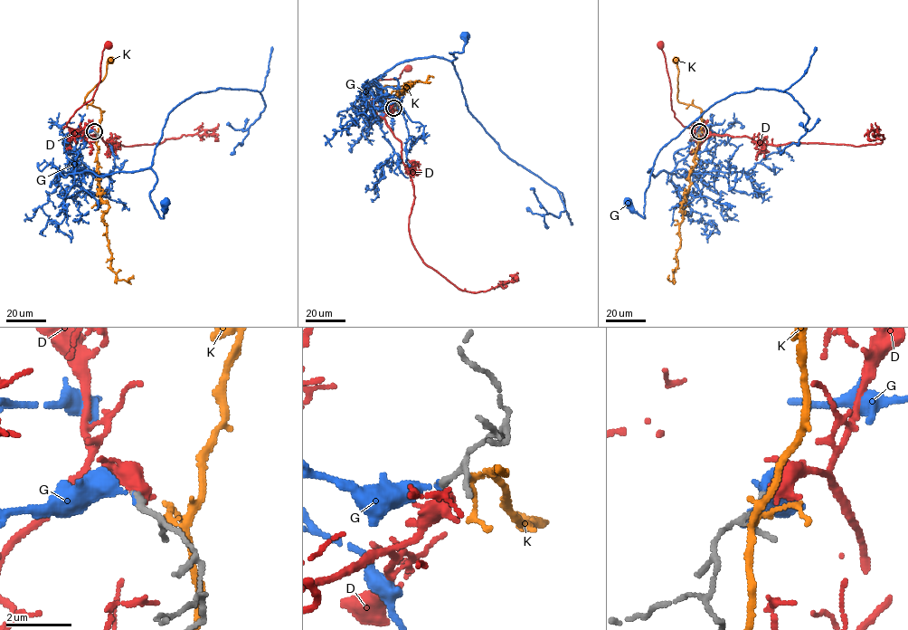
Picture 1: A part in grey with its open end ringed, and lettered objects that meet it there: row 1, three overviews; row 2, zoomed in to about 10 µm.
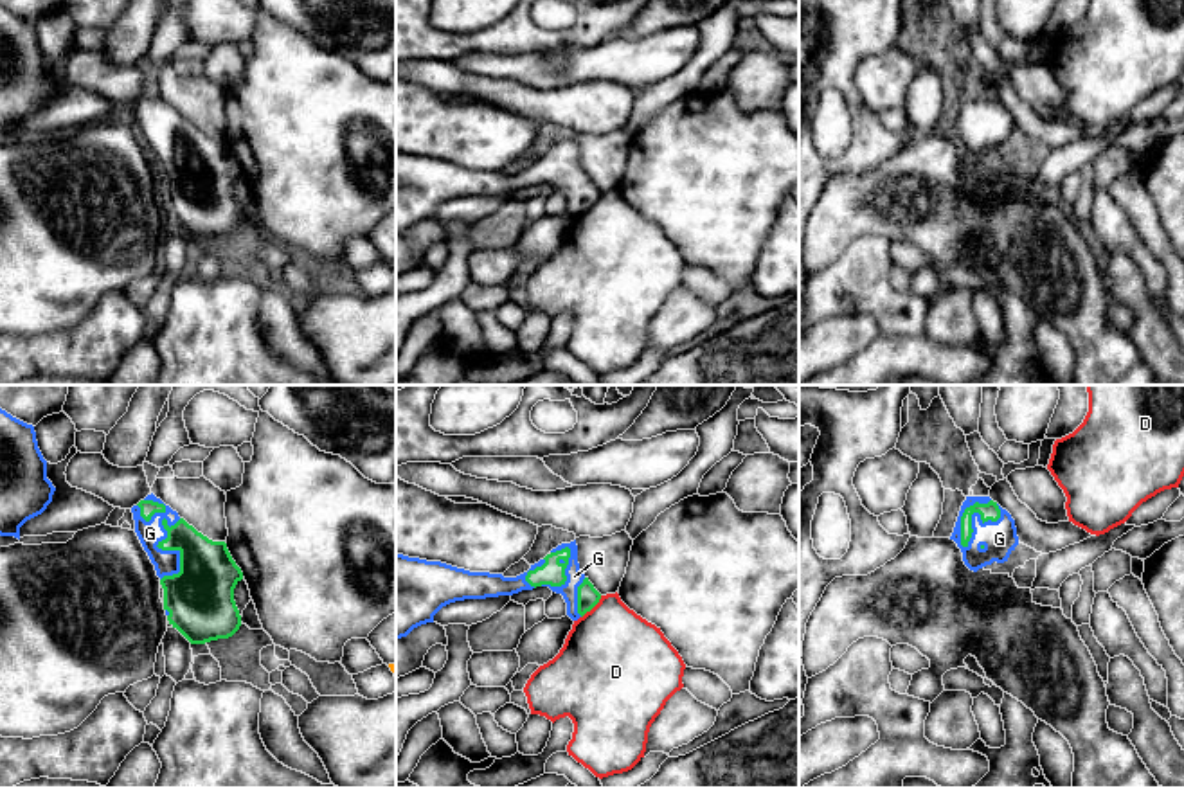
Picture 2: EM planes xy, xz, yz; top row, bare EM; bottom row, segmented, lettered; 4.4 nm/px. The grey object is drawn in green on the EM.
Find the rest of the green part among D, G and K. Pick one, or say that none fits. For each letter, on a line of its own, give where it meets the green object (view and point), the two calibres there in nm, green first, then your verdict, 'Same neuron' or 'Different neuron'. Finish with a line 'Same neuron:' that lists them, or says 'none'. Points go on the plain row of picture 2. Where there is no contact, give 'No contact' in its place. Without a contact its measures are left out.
D: Touches green at xz (592, 204). Thickness 100 nm (green) against 460 nm. Different neuron
G: Touches green at yz (961, 114). Thickness 80 nm (green) against 160 nm. Same neuron
K: No contact. Different neuron
Same neuron: G

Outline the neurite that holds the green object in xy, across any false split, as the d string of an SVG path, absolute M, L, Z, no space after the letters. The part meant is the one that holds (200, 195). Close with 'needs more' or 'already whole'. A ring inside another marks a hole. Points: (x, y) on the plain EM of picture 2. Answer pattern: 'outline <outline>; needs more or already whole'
outline M153 90L131 104L135 130L164 185L167 218L191 241L232 234L241 223L234 185L243 176L225 139L212 139Z; needs more

